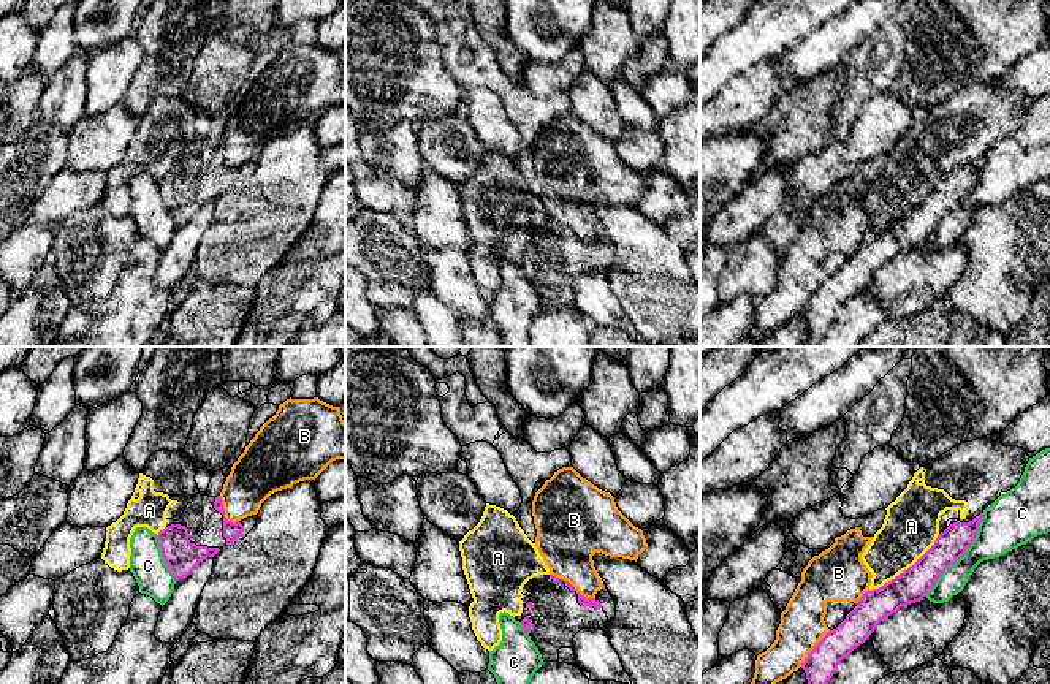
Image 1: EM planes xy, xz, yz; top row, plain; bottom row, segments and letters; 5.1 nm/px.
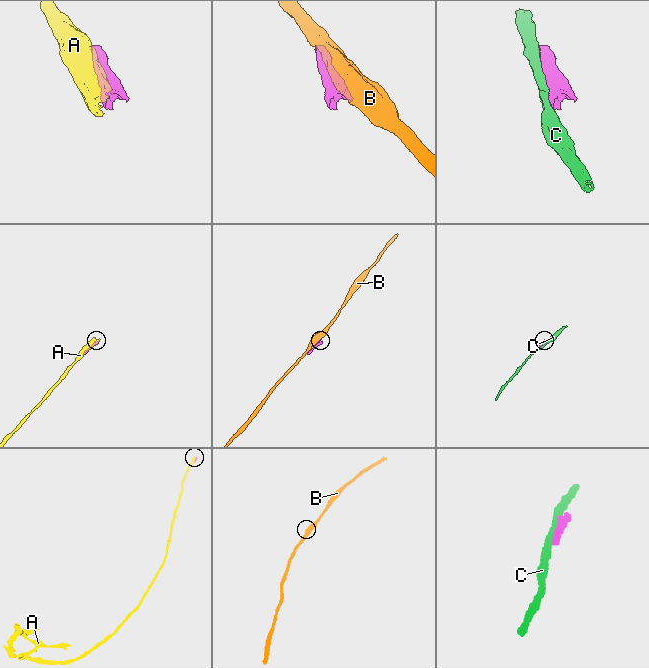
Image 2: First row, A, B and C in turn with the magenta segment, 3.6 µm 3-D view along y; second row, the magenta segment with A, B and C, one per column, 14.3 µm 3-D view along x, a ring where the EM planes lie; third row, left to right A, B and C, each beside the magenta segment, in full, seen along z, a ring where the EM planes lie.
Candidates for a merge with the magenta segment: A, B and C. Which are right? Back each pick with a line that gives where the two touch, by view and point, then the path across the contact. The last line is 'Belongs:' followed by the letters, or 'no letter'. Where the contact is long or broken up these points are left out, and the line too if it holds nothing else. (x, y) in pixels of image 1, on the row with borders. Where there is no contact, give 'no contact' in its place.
Belongs: no letter

